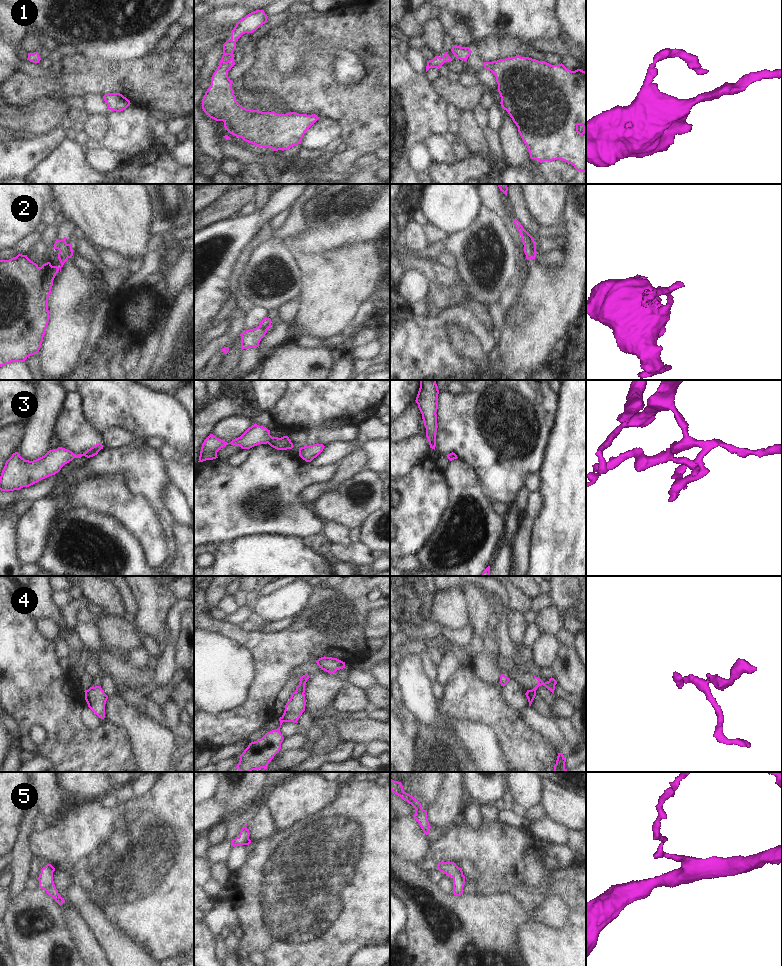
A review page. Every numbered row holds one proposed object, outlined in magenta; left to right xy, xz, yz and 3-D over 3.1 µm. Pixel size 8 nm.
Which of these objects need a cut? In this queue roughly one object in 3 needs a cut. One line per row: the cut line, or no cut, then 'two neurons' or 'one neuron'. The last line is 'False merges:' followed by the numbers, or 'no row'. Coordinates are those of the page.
1: no cut | one neuron
2: xz (258, 326), (266, 330) | two neurons
3: no cut | one neuron
4: xz (281, 717), (283, 721) | two neurons
5: no cut | one neuron
False merges: 2, 4

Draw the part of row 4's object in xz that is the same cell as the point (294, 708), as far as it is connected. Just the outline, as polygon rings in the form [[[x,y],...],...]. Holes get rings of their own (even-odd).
[[[305,674],[300,677],[300,683],[296,690],[292,693],[290,700],[285,705],[285,710],[282,715],[283,722],[297,723],[298,719],[305,711],[305,684],[309,679],[309,675]]]

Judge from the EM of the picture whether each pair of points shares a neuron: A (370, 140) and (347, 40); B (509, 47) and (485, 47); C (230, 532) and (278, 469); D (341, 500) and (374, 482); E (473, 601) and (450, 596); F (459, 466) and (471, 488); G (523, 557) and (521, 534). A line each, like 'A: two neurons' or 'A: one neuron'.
A: one neuron
B: one neuron
C: one neuron
D: one neuron
E: two neurons
F: one neuron
G: one neuron

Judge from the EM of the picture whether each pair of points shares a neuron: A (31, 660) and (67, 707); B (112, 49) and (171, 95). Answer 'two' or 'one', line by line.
A: one
B: two

